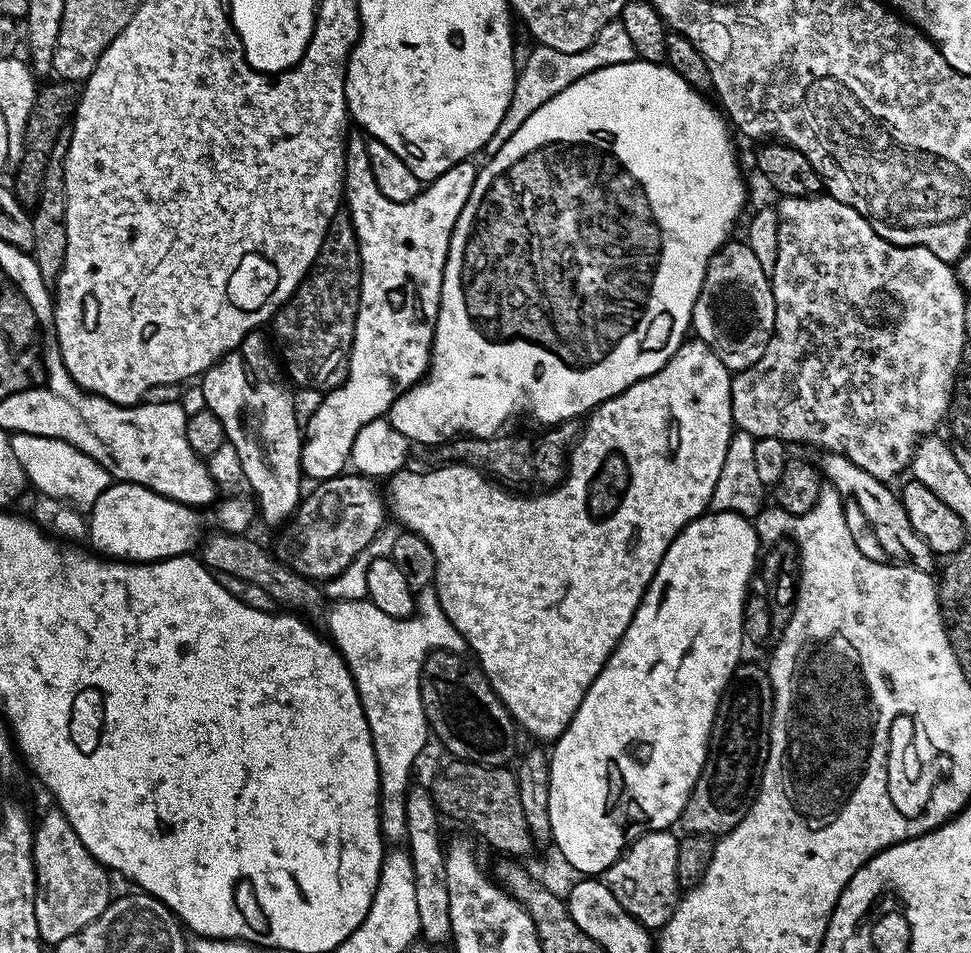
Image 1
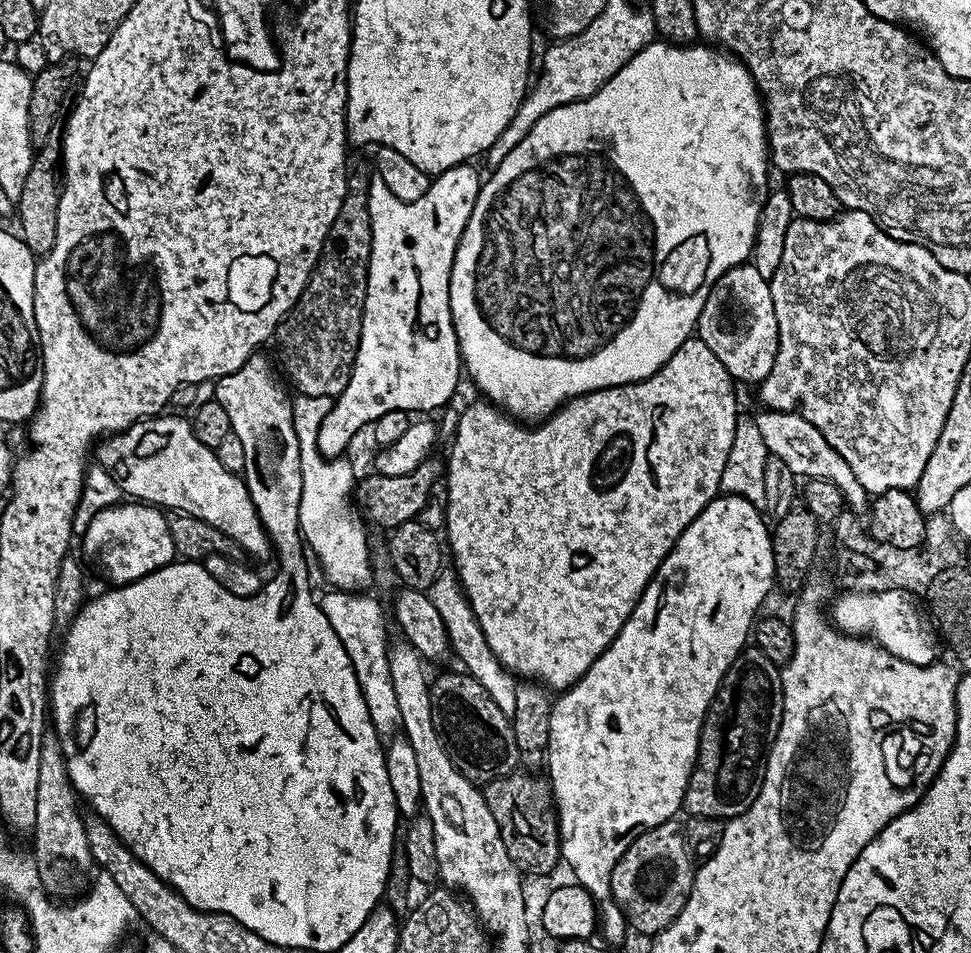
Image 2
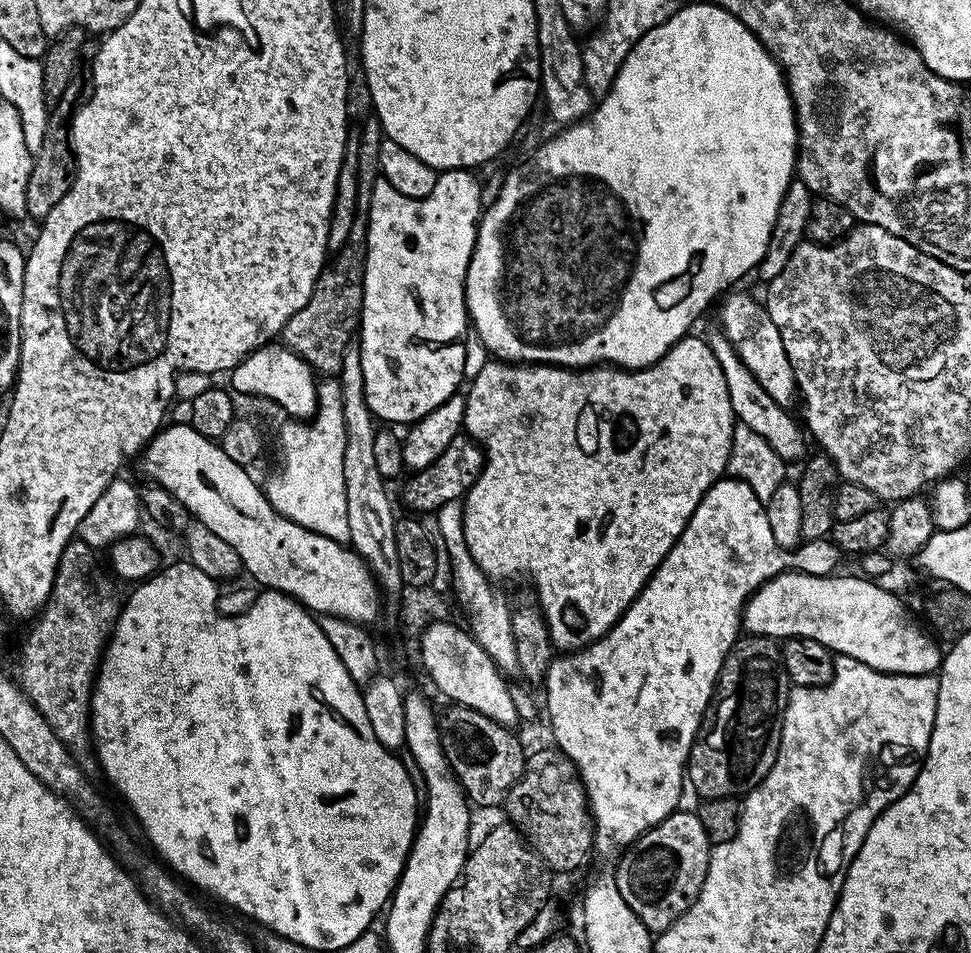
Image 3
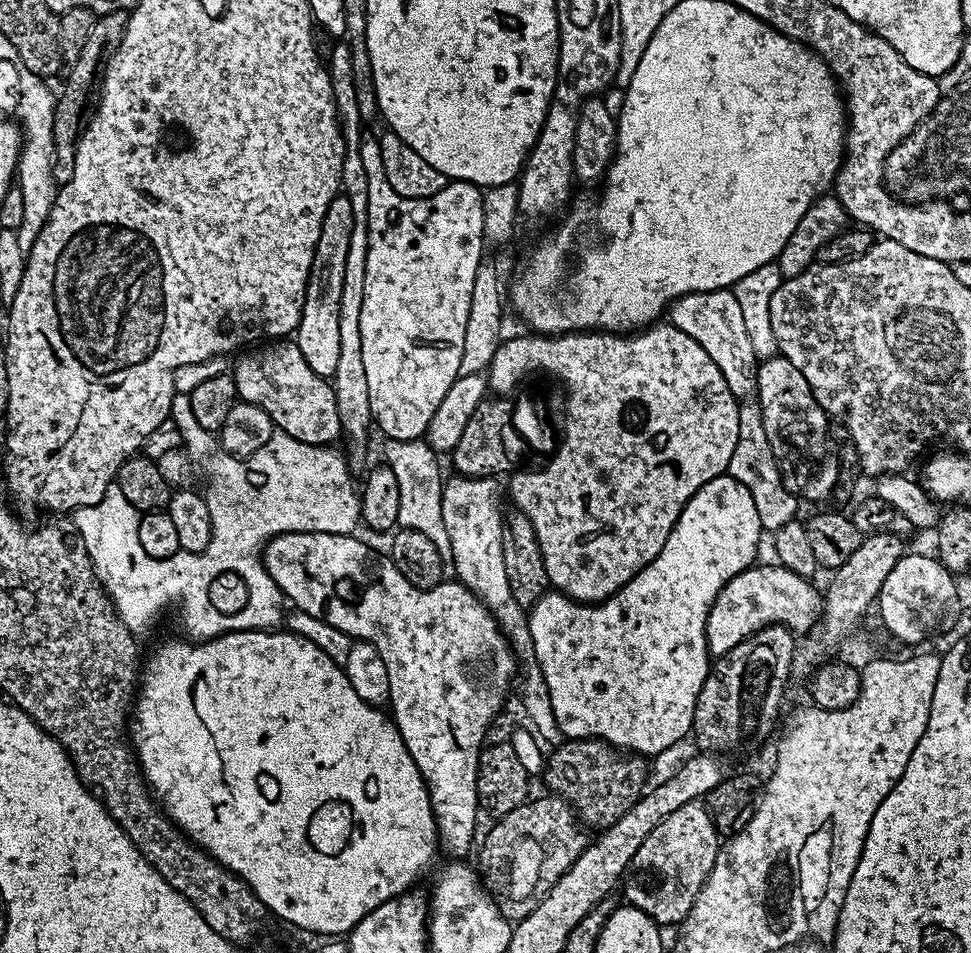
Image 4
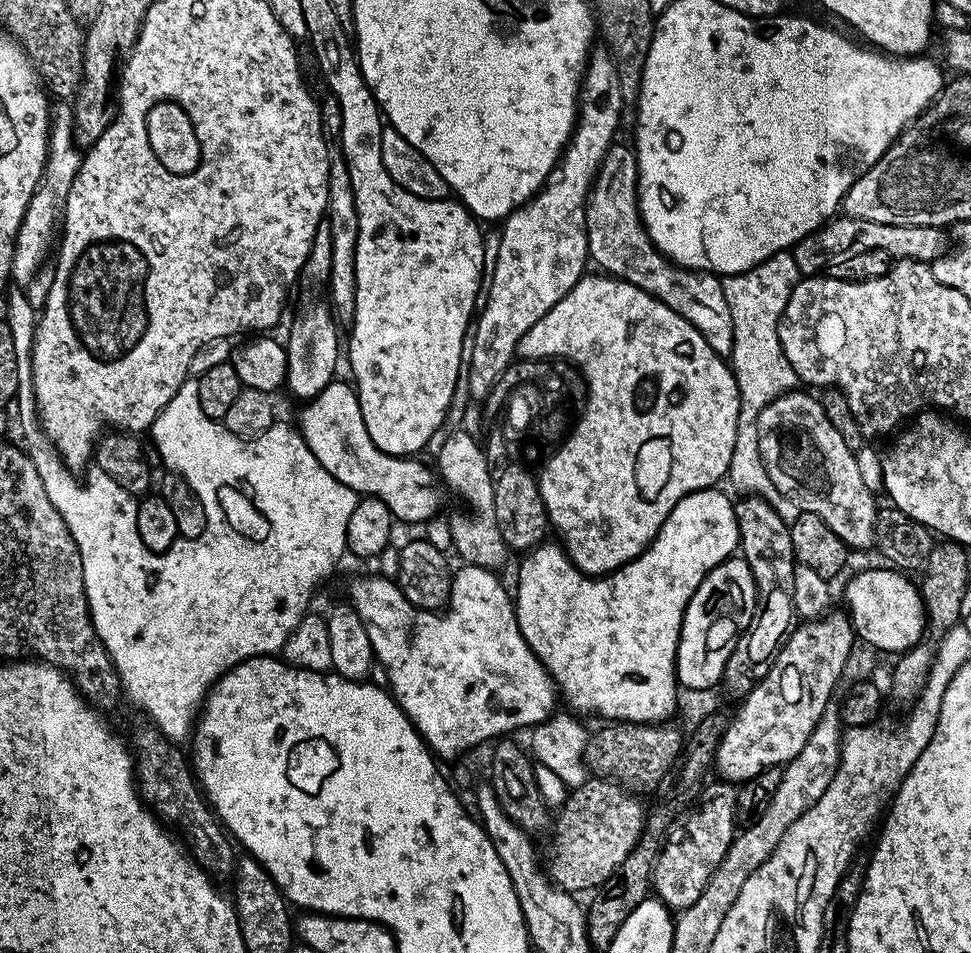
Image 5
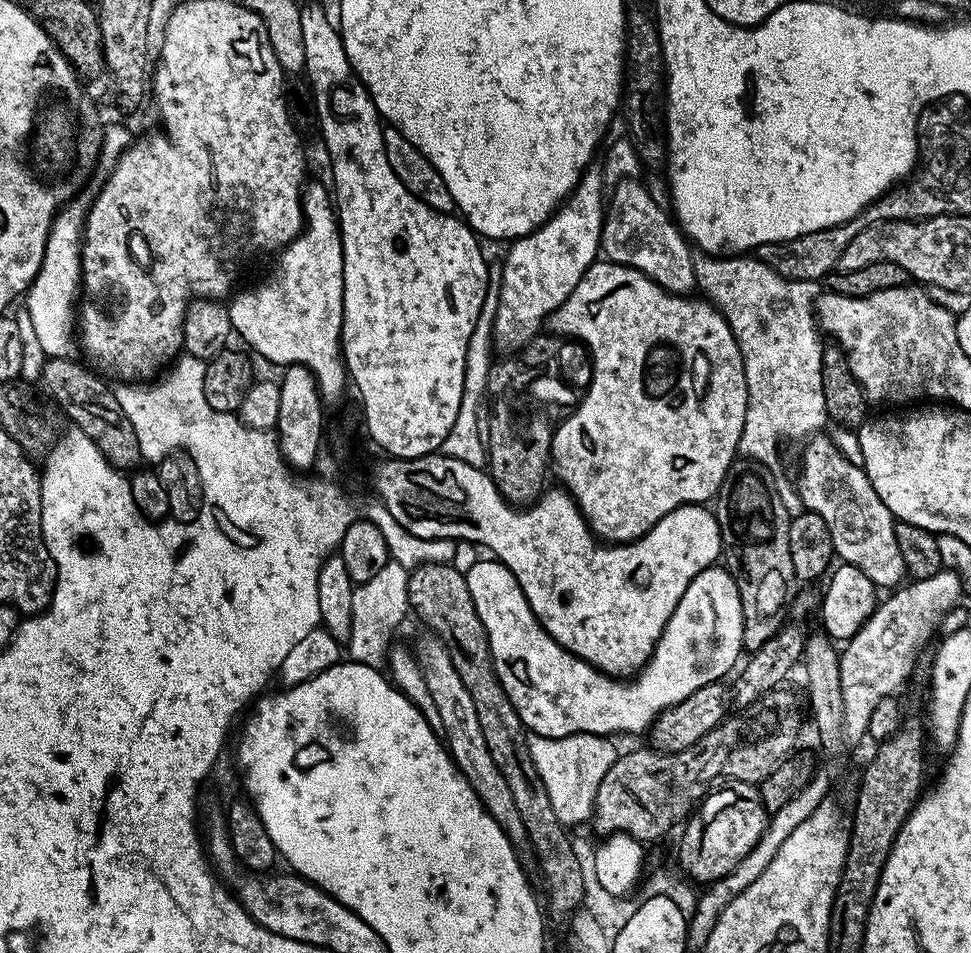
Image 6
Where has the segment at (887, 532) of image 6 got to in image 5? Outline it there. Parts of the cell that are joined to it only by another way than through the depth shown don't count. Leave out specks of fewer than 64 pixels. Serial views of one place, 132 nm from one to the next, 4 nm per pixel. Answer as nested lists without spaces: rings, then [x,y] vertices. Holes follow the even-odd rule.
[[[793,390],[778,397],[762,410],[762,414],[758,414],[758,446],[770,474],[770,482],[774,482],[777,490],[790,498],[790,502],[799,506],[801,512],[818,514],[818,518],[822,518],[822,522],[826,522],[826,526],[830,526],[830,530],[834,530],[834,534],[838,534],[838,538],[842,538],[849,549],[871,549],[876,543],[877,497],[863,482],[858,472],[856,453],[846,446],[842,435],[830,424],[819,399],[808,392],[800,391]]]

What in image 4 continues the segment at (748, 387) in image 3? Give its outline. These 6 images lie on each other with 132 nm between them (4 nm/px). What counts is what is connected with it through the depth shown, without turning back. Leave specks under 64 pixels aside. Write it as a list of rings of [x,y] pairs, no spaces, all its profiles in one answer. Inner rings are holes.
[[[720,288],[717,292],[691,292],[671,301],[666,309],[667,319],[682,334],[690,334],[706,354],[722,370],[726,386],[737,398],[748,398],[756,392],[758,357],[750,346],[750,334],[746,334],[746,321],[742,319],[742,306],[738,306],[735,291]]]

